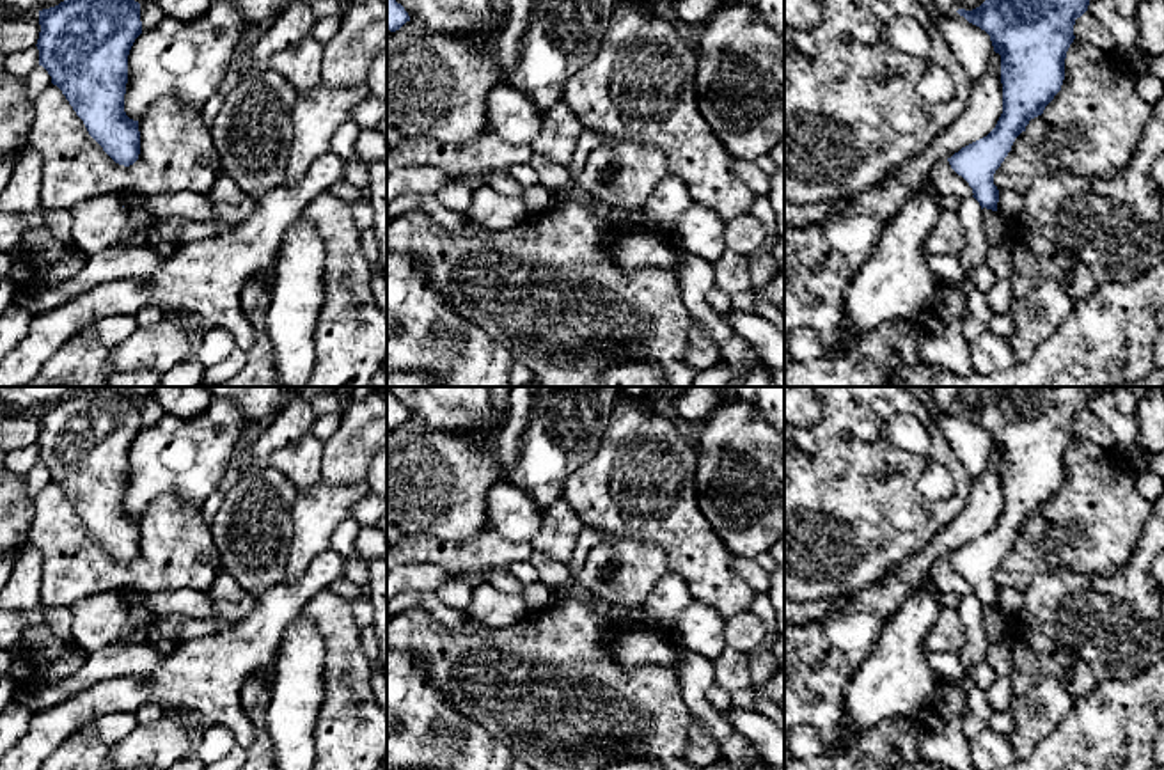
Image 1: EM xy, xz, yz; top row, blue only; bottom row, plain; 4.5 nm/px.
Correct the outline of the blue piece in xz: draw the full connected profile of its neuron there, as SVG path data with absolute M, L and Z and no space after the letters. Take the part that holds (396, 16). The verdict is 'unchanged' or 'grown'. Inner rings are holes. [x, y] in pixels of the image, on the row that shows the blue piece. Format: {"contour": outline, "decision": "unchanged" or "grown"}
{"contour": "M387 0L387 30L396 32L406 21L410 21L410 16L405 11L405 7L397 4L396 0Z", "decision": "unchanged"}

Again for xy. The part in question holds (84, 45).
{"contour": "M64 0L39 11L39 66L51 76L89 135L119 165L130 167L140 154L138 121L124 112L128 55L142 34L140 4L135 0Z", "decision": "unchanged"}

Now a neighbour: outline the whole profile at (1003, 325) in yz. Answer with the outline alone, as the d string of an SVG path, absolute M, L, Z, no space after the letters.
M997 314L992 318L988 330L995 335L1011 339L1015 334L1015 321L1011 314Z

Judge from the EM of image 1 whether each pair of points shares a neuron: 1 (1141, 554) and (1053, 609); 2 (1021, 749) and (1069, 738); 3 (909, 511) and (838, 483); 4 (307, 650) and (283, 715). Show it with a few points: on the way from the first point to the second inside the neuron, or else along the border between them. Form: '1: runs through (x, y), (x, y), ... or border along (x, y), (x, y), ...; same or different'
1: runs through (1125, 579), (1095, 609), (1077, 609); same
2: border along (1065, 717), (1031, 751); different
3: runs through (891, 511), (866, 511), (856, 501); same
4: runs through (298, 666), (297, 699); same

